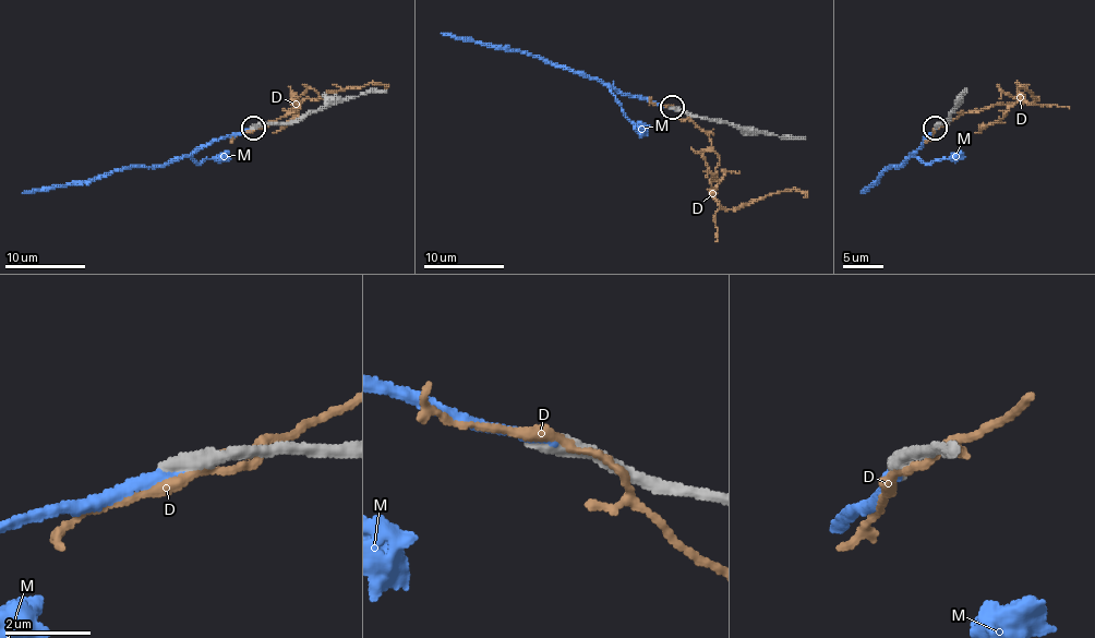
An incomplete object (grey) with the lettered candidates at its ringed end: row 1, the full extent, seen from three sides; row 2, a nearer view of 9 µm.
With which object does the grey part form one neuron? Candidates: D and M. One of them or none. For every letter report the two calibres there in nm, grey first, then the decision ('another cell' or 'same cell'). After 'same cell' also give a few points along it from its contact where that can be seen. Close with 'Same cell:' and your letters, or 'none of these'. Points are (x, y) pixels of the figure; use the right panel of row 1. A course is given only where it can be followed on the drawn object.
D: 360/170 nm | another cell
M: 480/280 nm | same cell | via (937, 129), (901, 165), (885, 168), (861, 192)
Same cell: M

